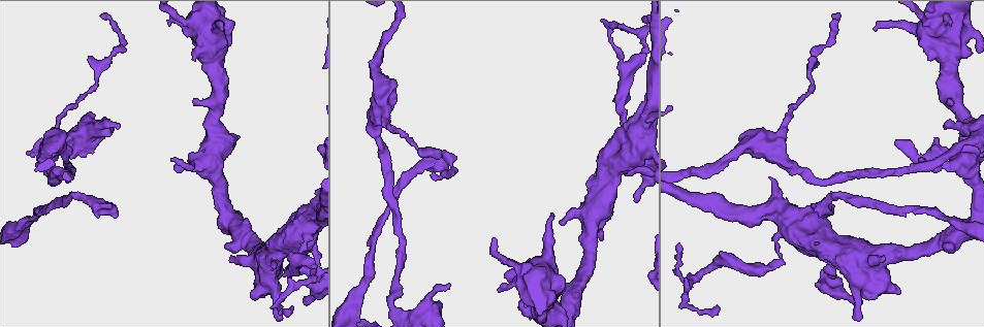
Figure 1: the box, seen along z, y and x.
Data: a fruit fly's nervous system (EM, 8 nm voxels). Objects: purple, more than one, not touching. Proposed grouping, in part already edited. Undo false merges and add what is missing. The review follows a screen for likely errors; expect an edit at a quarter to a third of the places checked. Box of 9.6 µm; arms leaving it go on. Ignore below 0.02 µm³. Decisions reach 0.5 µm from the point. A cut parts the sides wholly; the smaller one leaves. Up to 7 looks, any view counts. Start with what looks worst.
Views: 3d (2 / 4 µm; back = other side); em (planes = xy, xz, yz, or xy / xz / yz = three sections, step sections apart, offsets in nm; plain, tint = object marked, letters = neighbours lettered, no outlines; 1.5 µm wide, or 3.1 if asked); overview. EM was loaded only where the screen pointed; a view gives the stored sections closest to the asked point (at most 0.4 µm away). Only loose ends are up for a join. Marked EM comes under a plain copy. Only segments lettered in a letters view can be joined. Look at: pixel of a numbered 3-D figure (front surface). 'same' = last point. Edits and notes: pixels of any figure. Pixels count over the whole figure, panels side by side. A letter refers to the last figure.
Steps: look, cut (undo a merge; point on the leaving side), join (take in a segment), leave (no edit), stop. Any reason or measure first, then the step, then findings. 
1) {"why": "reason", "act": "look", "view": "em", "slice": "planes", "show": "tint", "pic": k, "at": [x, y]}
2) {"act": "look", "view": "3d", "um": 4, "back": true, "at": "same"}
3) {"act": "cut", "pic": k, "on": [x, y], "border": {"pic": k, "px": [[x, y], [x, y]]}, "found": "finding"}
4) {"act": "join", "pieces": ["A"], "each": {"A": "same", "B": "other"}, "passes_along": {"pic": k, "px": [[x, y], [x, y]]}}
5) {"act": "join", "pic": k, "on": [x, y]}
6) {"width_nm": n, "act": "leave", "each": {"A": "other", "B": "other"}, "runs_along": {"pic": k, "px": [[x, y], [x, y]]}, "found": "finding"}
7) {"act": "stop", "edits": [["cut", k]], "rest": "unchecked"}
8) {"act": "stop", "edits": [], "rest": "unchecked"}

{"why": "free end", "act": "look", "view": "em", "slice": "yz", "step": 4, "show": "letters", "pic": 1, "at": [816, 283]}

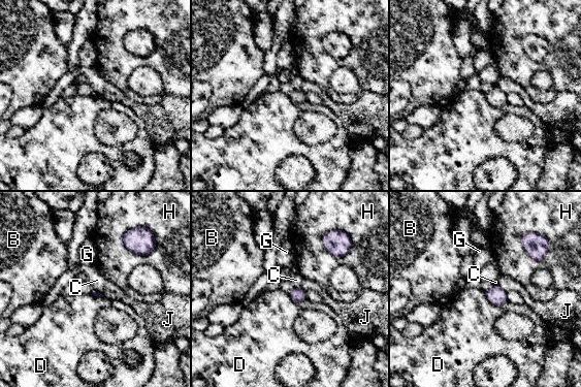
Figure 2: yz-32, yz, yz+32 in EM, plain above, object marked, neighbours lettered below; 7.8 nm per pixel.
{"act": "leave", "each": {"B": "other", "C": "other", "D": "other", "G": "other", "H": "other", "J": "other"}, "border": {"pic": 2, "px": [[485, 293], [494, 304], [507, 301]]}, "found": "no lettered segment goes on from it"}

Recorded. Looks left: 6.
{"why": "thin end", "act": "look", "view": "em", "slice": "planes", "show": "letters", "pic": 1, "at": [718, 308]}

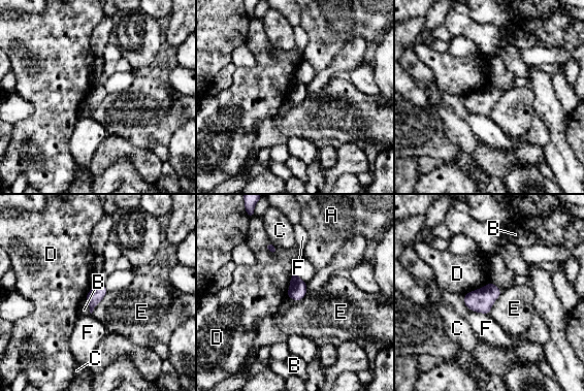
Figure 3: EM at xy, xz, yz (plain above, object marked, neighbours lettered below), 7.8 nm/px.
{"act": "leave", "each": {"A": "other", "B": "other", "C": "other", "D": "other", "E": "other", "F": "other"}, "border": {"pic": 3, "px": [[108, 291], [91, 314]]}, "found": "none of them fits"}

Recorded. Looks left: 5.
{"why": "sudden change in width", "act": "look", "view": "3d", "um": 2, "back": true, "pic": 1, "at": [787, 116]}

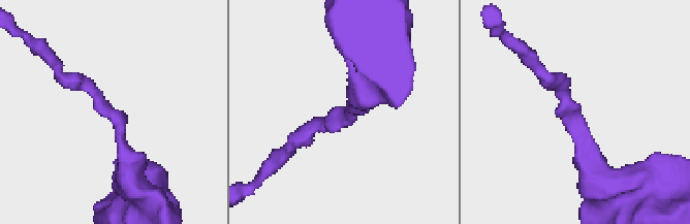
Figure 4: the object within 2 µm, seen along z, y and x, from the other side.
{"act": "look", "view": "em", "slice": "xz", "step": 4, "show": "tint", "pic": 4, "at": [116, 119]}

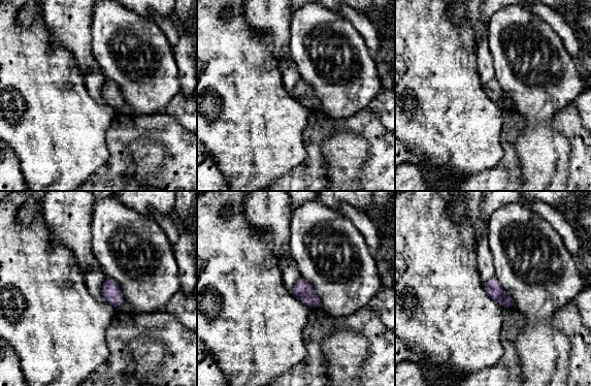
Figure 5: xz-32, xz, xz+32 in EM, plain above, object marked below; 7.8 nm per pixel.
{"why": "cut it another way", "act": "look", "view": "em", "slice": "xy", "step": 4, "show": "letters", "at": "same"}

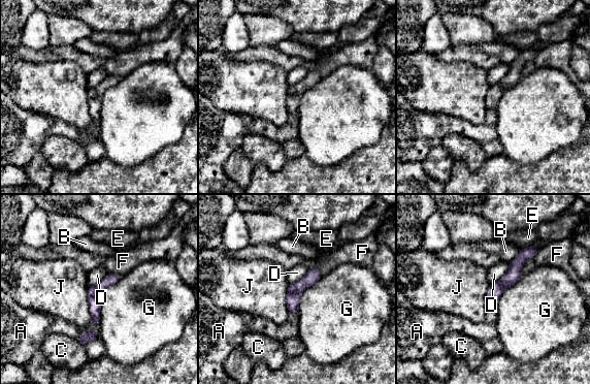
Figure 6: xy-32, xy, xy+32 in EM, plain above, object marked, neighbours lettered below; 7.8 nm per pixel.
{"width_nm": 120, "act": "leave", "each": {"A": "other", "B": "other", "C": "other", "D": "other", "E": "other", "F": "other", "G": "other", "J": "other"}, "border": {"pic": 6, "px": [[121, 277], [104, 290], [97, 322]]}, "found": "one neuron here"}

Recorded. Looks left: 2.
{"act": "stop", "edits": [], "rest": "unchecked"}

